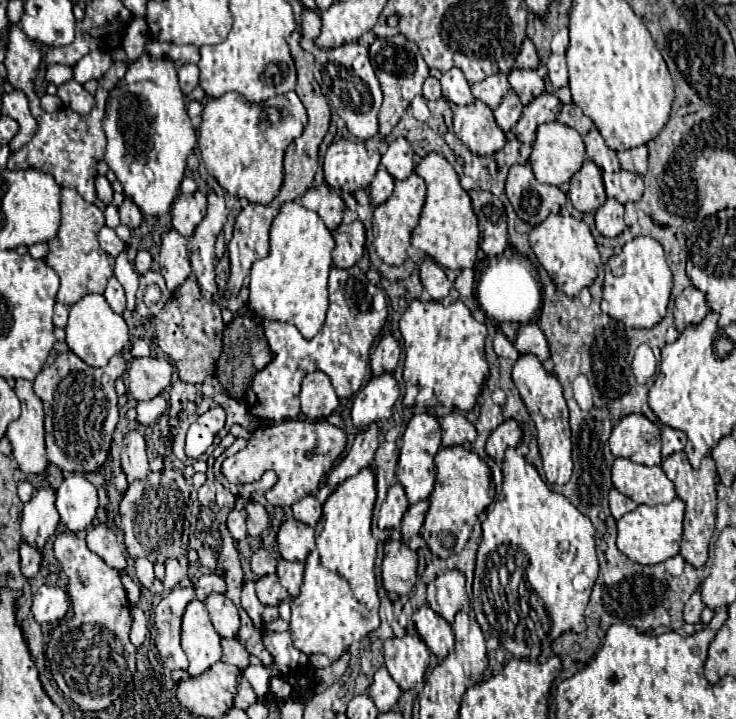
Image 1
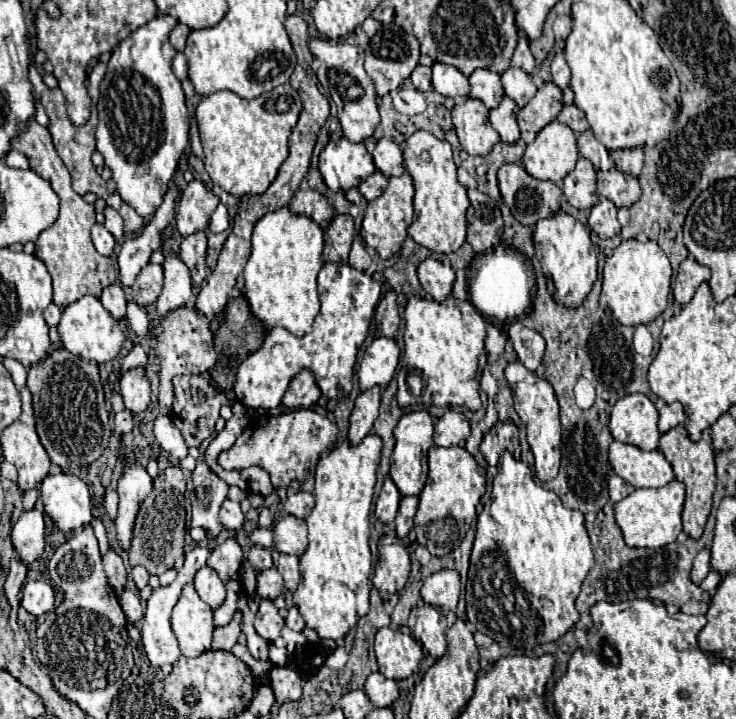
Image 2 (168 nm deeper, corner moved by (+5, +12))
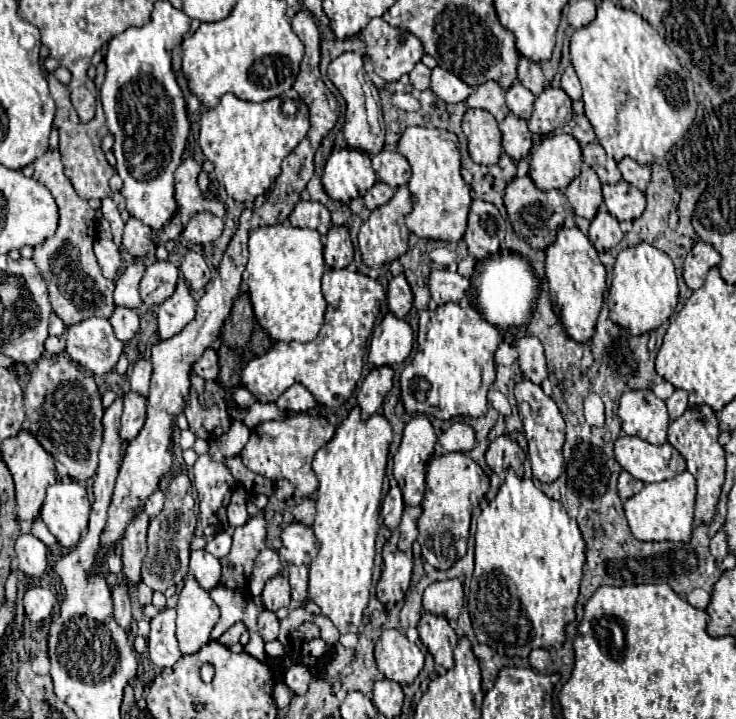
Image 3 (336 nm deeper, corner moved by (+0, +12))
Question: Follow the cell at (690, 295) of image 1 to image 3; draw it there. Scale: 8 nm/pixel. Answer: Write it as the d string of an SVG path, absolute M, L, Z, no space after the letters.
M696 242L684 260L684 280L688 288L698 290L704 284L708 270L716 264L720 264L720 254L712 248L712 244Z

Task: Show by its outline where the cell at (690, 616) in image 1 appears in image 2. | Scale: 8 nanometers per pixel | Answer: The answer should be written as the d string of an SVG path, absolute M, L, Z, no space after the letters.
M701 550L693 562L693 568L691 568L691 582L695 584L701 584L705 580L705 576L709 574L711 566L709 566L709 550Z

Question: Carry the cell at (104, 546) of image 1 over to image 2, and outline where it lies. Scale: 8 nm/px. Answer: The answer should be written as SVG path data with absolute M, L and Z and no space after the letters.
M109 546L105 556L103 556L103 568L107 572L107 578L109 578L109 584L111 588L117 592L117 596L121 596L125 584L127 584L127 570L123 566L123 560L121 556Z

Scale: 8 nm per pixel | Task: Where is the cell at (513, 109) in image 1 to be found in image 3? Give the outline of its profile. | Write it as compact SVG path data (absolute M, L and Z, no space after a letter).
M512 112L500 122L500 132L502 132L502 146L504 152L518 162L520 158L524 158L530 148L532 148L532 132L528 130L526 122L516 118Z

